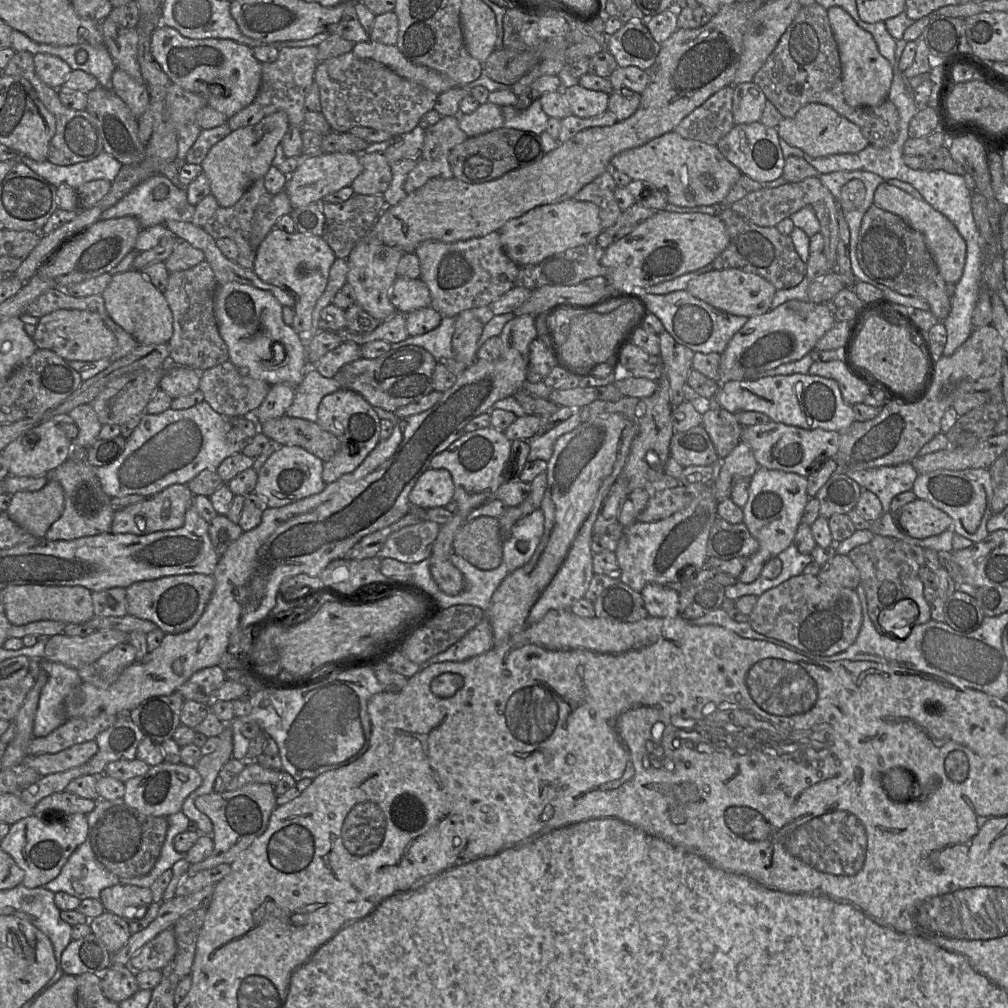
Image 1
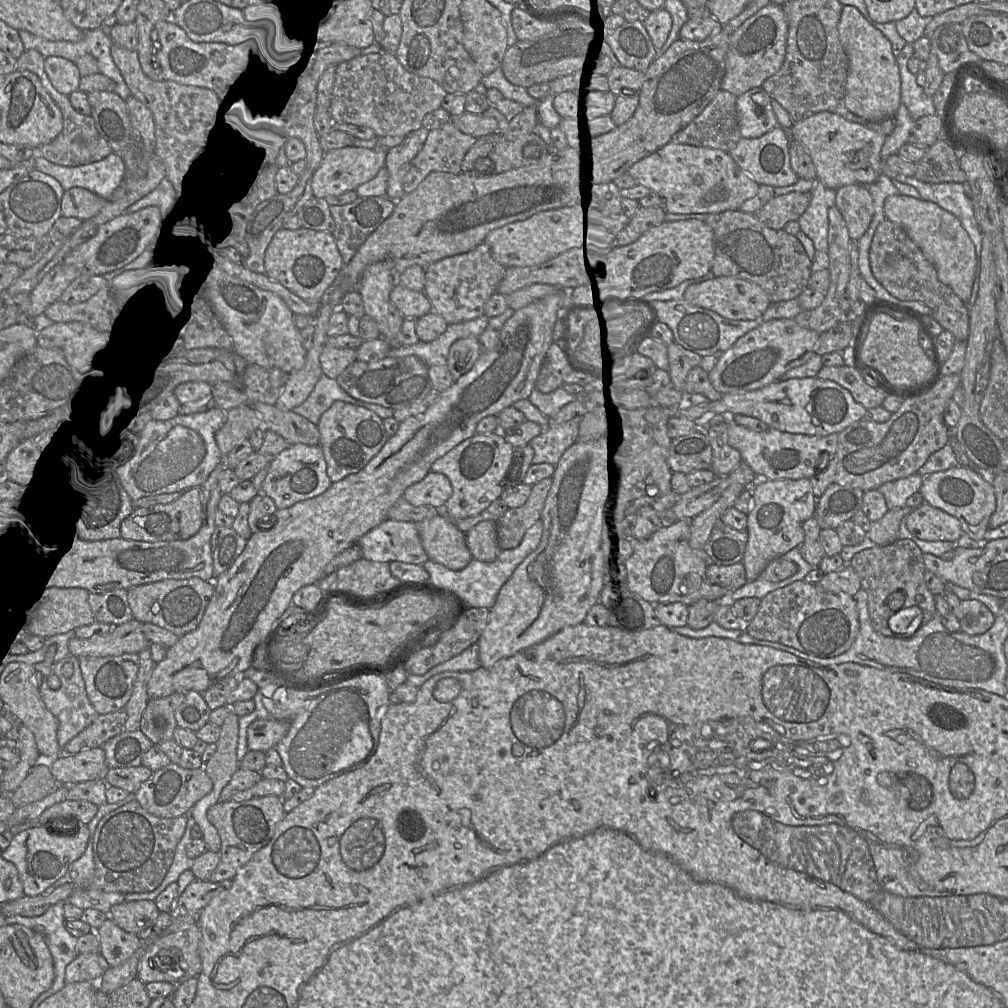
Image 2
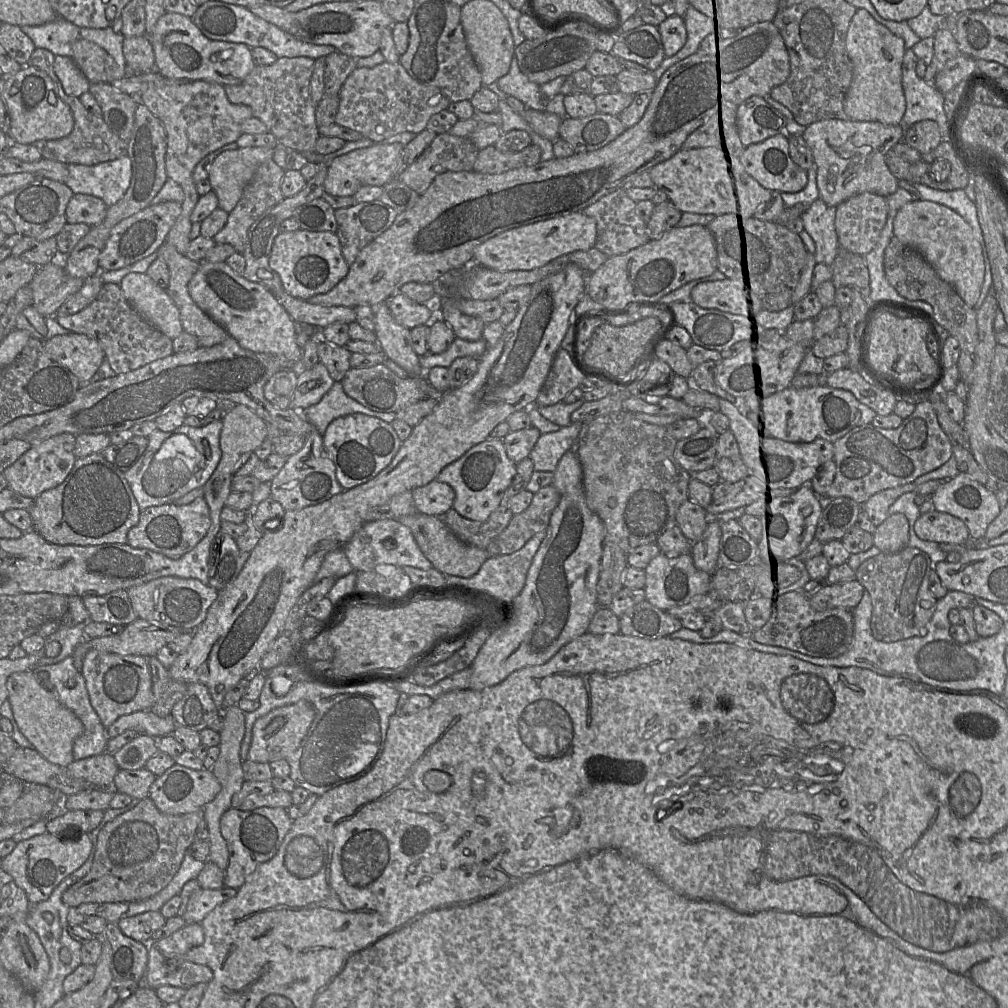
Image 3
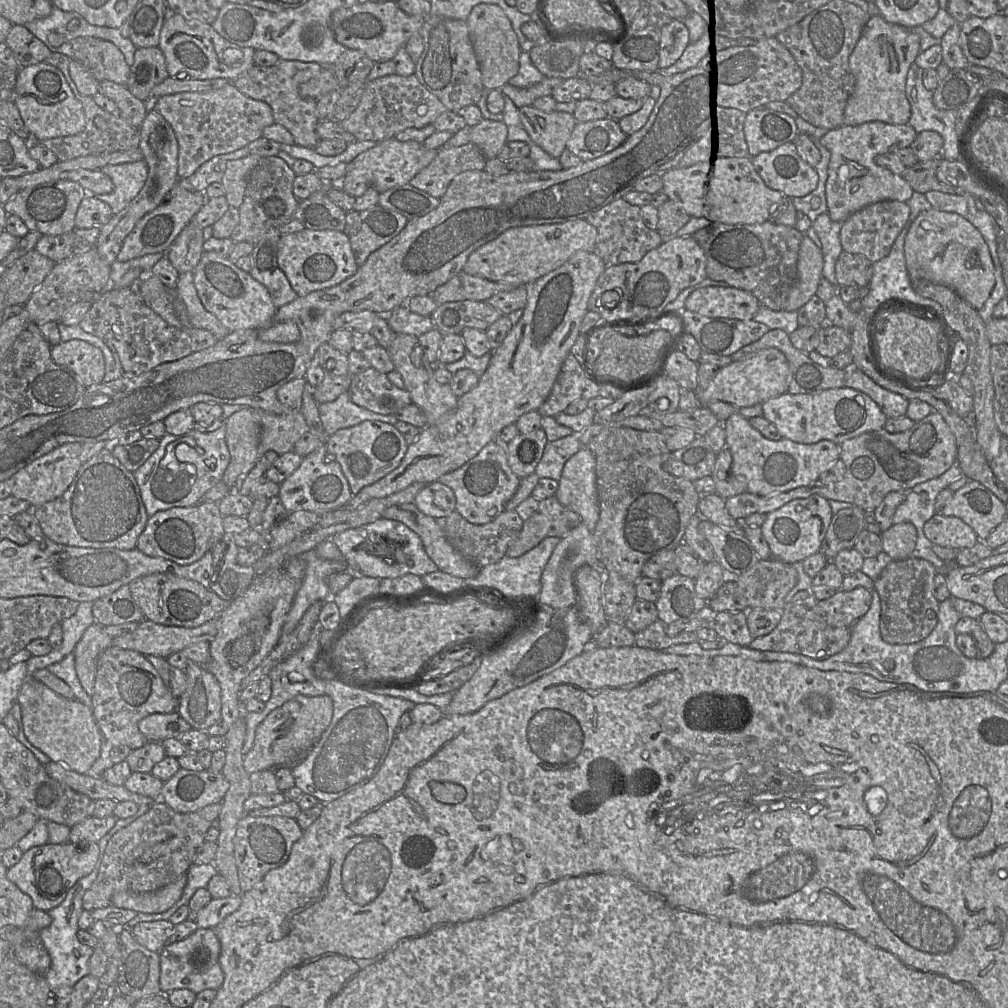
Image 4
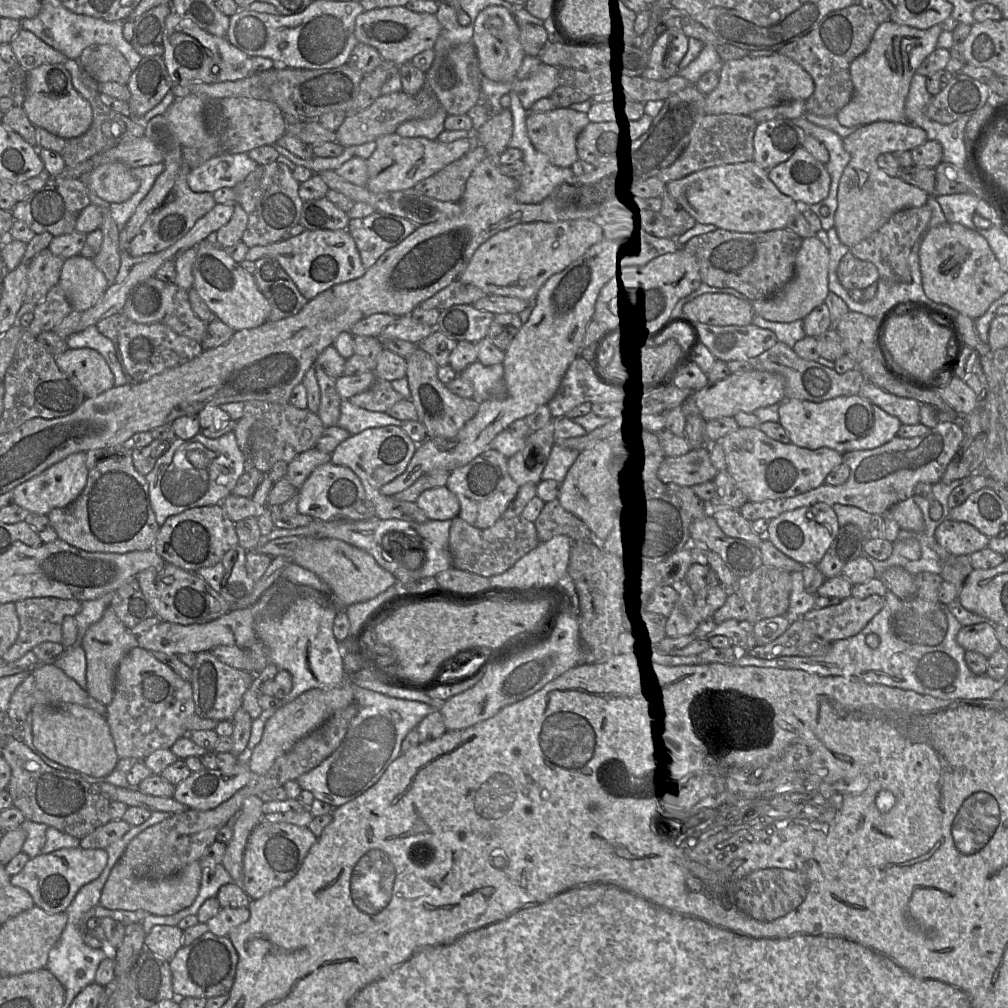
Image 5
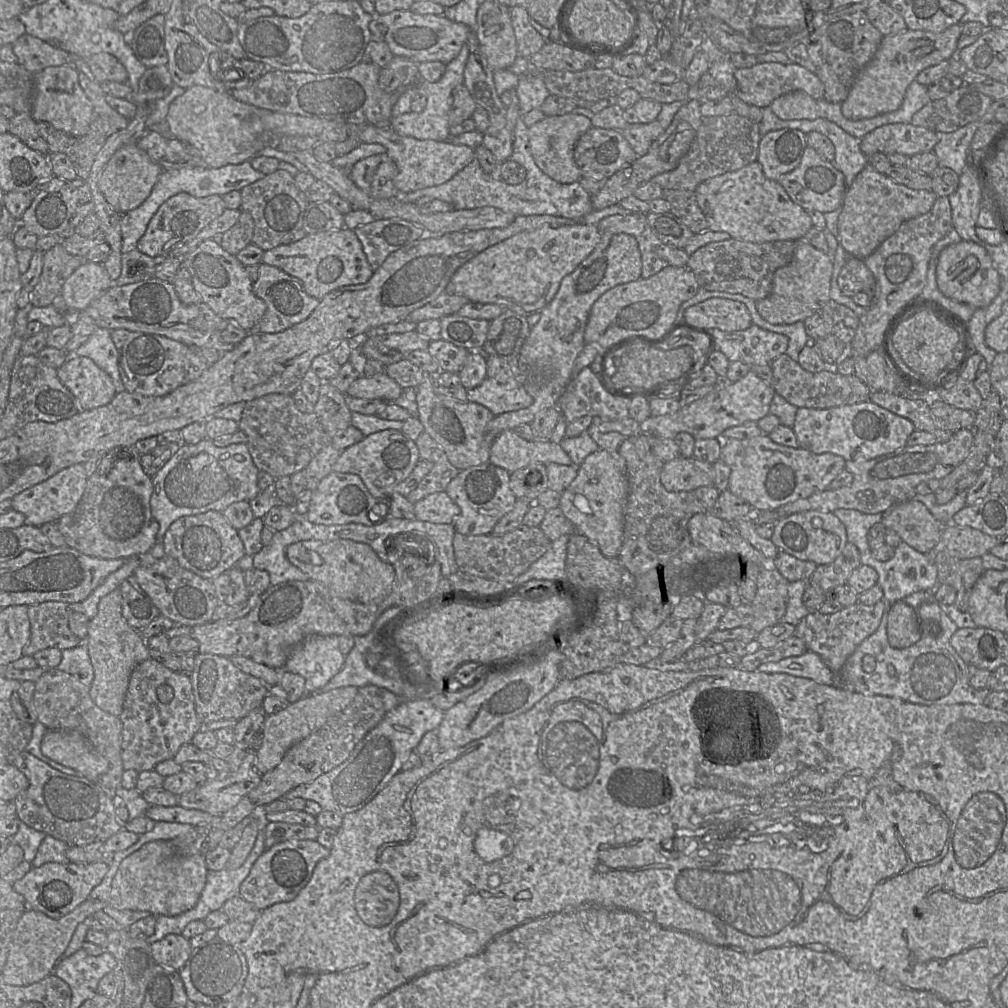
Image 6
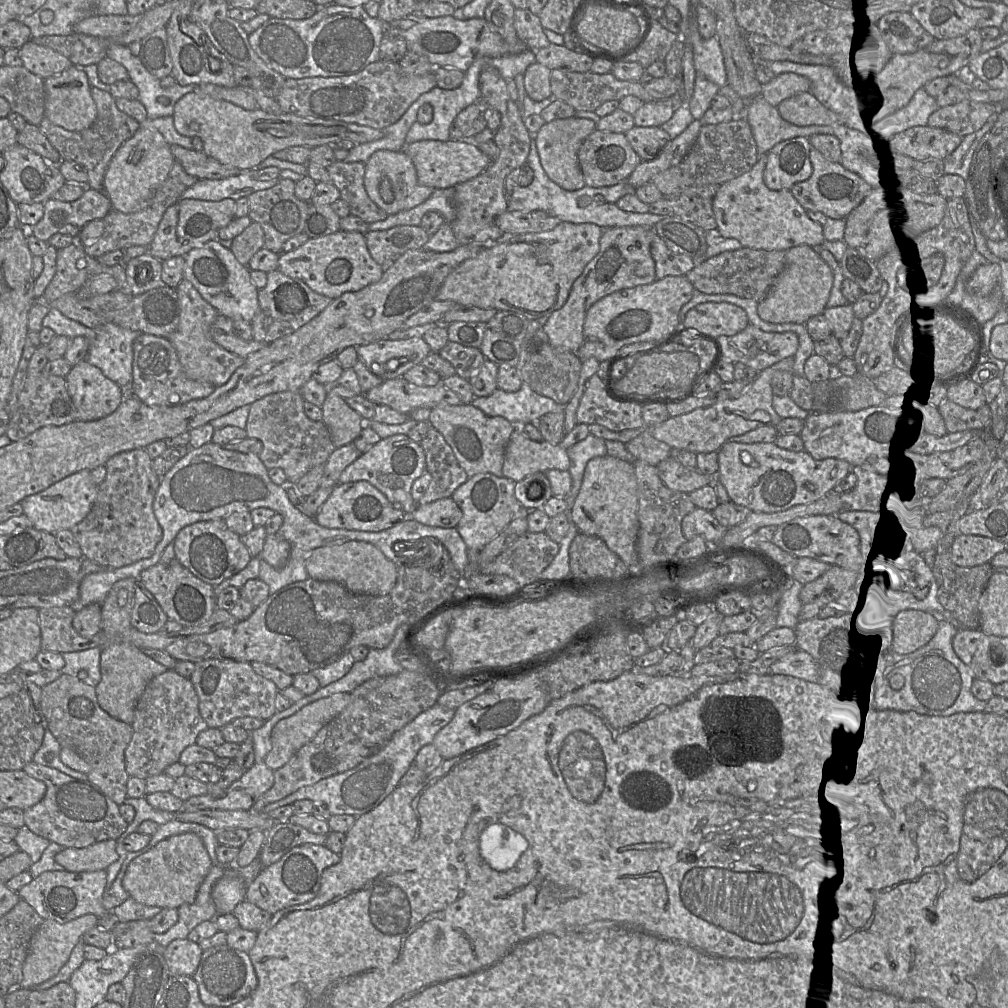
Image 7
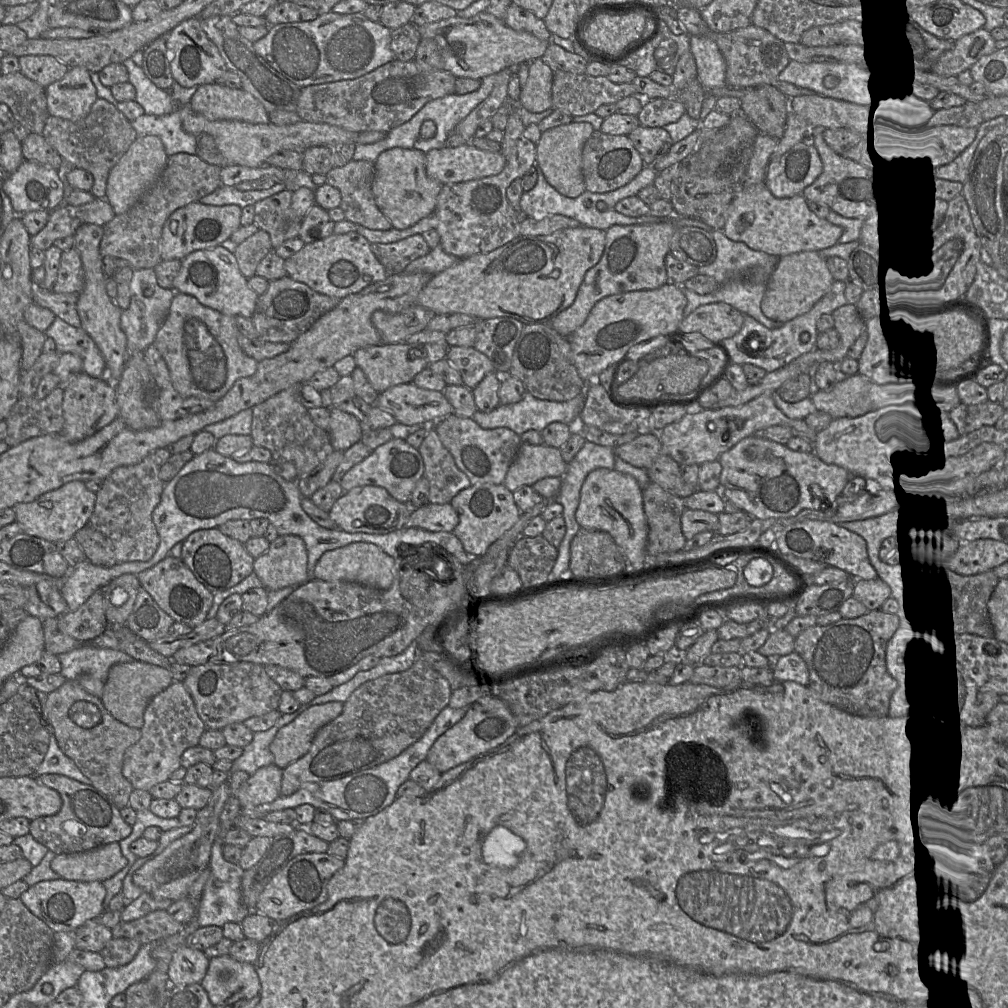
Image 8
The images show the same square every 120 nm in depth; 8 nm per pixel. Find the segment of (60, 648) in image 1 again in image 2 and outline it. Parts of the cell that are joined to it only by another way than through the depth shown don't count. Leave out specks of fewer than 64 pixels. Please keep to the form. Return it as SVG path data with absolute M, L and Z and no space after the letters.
M132 619L114 626L107 634L90 638L69 640L70 655L75 657L106 657L118 656L124 653L139 653L149 648L150 641L142 632L142 623Z

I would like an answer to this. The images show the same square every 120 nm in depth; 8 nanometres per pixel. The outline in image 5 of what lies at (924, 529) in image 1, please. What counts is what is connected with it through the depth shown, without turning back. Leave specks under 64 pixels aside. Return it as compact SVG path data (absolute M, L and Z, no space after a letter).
M943 520L934 531L935 540L951 555L970 555L986 548L989 537L967 522Z

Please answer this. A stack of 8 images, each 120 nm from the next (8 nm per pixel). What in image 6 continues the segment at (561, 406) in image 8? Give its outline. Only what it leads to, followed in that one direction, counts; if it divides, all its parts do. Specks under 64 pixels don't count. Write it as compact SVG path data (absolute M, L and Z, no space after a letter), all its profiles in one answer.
M486 377L479 386L467 390L467 397L469 402L485 406L495 416L527 408L533 403L532 396L515 377L506 383Z

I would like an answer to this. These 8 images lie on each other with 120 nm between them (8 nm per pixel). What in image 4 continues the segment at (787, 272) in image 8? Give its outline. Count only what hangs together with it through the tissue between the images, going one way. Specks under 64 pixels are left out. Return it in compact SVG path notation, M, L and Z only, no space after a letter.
M805 235L798 252L797 278L783 310L797 311L816 294L823 277L823 266L822 250Z

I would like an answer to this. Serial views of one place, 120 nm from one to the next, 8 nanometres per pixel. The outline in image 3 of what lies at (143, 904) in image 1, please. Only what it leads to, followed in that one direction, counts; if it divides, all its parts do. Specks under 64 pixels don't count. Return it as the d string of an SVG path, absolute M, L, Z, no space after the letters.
M147 911L134 916L123 916L117 924L125 935L149 943L153 933L164 926L165 922L166 918L160 911Z

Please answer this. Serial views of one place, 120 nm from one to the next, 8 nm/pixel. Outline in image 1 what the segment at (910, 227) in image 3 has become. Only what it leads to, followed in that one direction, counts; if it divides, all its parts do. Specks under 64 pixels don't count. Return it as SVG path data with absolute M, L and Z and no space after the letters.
M881 183L874 193L874 205L899 216L912 229L919 232L945 282L954 286L961 278L964 270L967 246L954 224L943 214L935 210L924 199L916 199L905 191Z

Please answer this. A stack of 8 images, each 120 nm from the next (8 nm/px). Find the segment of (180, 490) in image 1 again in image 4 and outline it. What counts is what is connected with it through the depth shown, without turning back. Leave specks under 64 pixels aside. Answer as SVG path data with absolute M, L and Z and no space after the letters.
M215 502L158 511L148 518L136 549L151 557L164 558L180 565L191 564L202 558L224 537L223 518Z

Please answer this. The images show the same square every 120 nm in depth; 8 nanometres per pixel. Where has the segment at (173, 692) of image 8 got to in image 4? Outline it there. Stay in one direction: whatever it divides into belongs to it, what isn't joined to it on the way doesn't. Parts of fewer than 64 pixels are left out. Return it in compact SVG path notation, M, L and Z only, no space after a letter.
M111 646L98 657L92 702L94 717L106 741L112 746L126 745L135 750L150 742L140 732L139 721L153 713L176 712L179 698L167 689L143 654Z

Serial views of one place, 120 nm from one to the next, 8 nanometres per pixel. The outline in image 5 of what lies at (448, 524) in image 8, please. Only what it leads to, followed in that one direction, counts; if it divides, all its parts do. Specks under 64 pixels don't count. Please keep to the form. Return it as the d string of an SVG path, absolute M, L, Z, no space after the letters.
M446 486L424 491L415 503L429 520L452 521L460 512L457 497Z

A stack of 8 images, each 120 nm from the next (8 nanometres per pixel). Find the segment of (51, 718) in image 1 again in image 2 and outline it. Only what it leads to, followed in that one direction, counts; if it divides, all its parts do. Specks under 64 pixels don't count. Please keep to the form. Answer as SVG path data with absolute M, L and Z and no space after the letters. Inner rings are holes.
M68 655L66 658L57 663L52 663L52 661L43 661L35 668L35 670L40 671L40 673L36 671L37 675L34 677L37 682L41 698L47 709L58 719L59 726L57 730L57 740L60 748L62 749L72 738L89 726L99 714L94 709L87 696L85 683L77 657ZM65 663L71 663L73 666L73 674L70 678L66 678L62 673L62 667ZM50 675L56 675L60 680L60 687L56 690L51 689L48 685L47 679Z

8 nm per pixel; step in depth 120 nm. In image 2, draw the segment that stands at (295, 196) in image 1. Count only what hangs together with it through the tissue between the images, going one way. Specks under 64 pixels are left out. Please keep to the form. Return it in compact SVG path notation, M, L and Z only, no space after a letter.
M348 146L326 152L312 176L311 187L315 198L337 196L355 190L371 180L385 166L387 149L367 149Z

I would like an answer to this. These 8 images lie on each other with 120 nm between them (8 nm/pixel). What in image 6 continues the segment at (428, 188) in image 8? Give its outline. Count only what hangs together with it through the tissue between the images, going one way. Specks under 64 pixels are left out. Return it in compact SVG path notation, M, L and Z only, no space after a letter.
M386 153L361 159L348 169L354 183L375 199L402 195L393 182L397 173L396 164Z

